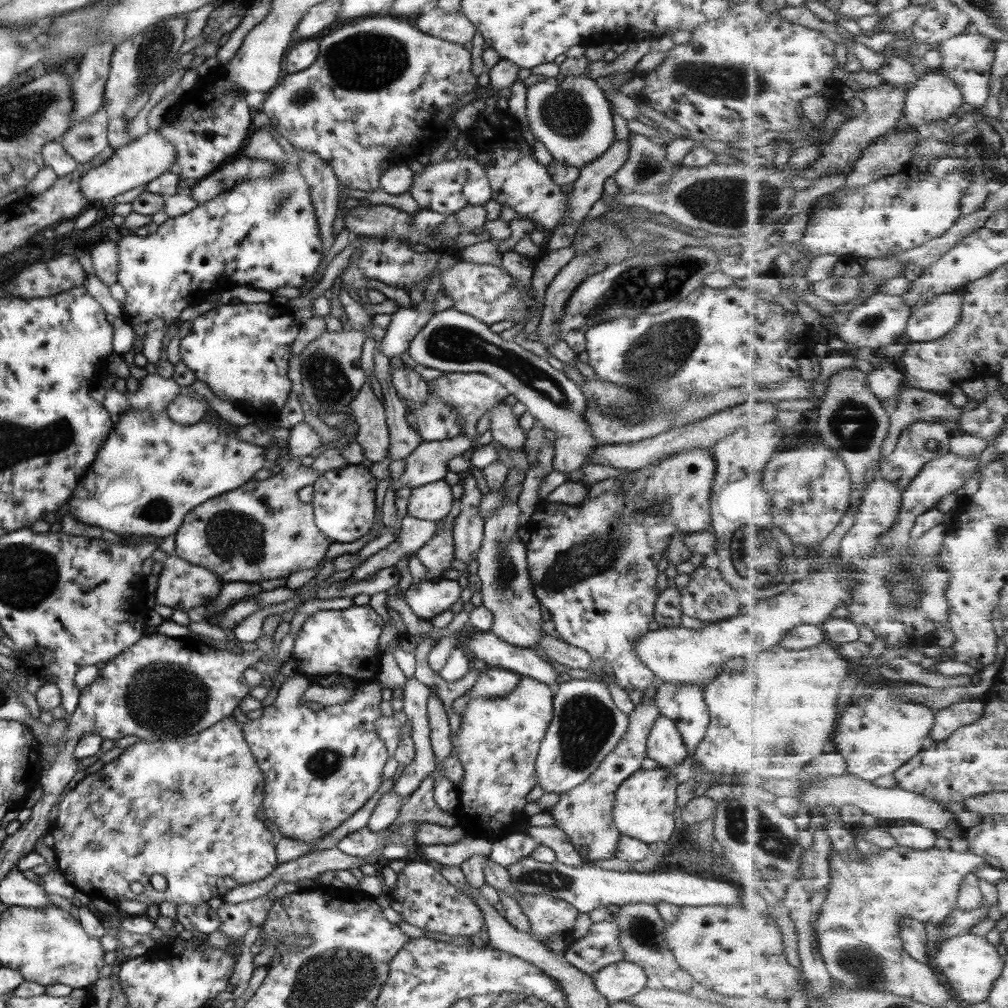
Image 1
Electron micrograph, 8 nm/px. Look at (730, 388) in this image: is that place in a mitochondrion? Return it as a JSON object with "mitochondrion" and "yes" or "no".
{"mitochondrion":"no"}

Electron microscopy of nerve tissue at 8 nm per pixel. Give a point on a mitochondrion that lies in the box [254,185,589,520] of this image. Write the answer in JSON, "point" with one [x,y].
{"point":[449,342]}

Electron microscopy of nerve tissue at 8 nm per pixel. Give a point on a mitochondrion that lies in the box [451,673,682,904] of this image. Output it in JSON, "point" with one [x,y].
{"point":[586,722]}

